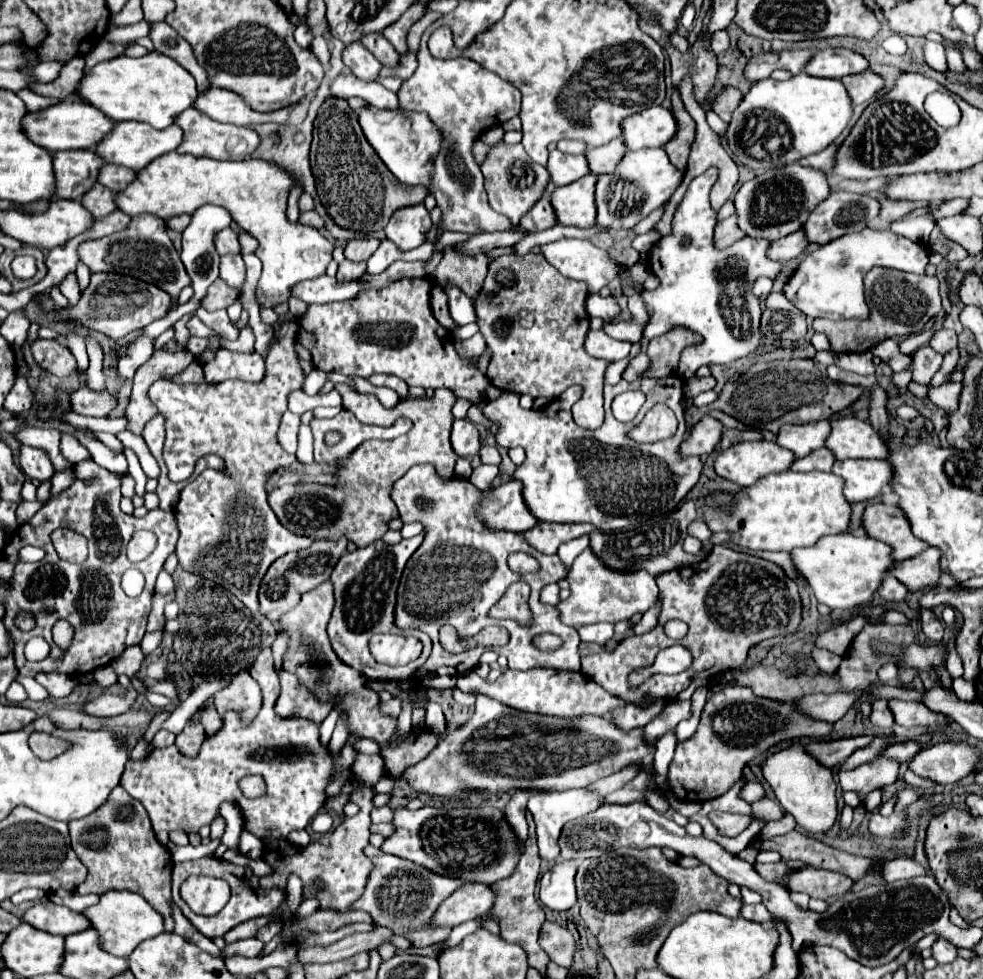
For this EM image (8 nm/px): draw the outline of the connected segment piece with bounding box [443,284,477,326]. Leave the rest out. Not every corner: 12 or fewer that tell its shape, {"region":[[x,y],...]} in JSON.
{"region":[[447,284],[449,312],[457,324],[477,322],[473,300]]}

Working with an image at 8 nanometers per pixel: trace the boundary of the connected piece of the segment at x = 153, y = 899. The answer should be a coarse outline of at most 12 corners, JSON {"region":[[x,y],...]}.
{"region":[[117,786],[71,844],[79,894],[129,890],[171,920],[171,854]]}

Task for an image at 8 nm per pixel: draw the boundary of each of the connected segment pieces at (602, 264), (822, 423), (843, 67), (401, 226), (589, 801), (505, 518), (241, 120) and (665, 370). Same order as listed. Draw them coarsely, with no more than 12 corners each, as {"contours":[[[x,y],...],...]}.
{"contours":[[[589,240],[543,246],[547,262],[597,294],[617,262]],[[829,420],[783,426],[777,444],[803,458],[823,448]],[[847,48],[819,50],[805,72],[843,78],[869,68],[869,60]],[[423,204],[401,208],[385,226],[399,250],[421,246],[431,230]],[[587,790],[535,794],[537,824],[541,860],[559,858],[565,822],[603,804]],[[511,480],[483,494],[489,528],[527,532],[539,520]],[[211,88],[195,108],[217,122],[251,126],[269,122],[237,92]],[[687,328],[651,340],[647,376],[675,374],[683,348],[699,344]]]}

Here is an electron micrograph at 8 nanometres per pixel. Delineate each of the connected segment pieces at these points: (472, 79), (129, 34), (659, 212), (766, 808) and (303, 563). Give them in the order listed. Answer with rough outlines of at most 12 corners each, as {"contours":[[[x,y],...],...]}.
{"contours":[[[433,58],[399,90],[443,132],[443,226],[515,228],[489,206],[471,144],[519,114],[521,92],[473,60]],[[145,20],[131,26],[109,24],[104,38],[125,44],[149,36]],[[657,208],[641,220],[633,230],[637,234],[649,232],[663,216],[663,208]],[[763,796],[753,802],[755,816],[769,820],[779,820],[783,808],[779,802]],[[345,540],[277,558],[261,580],[271,622],[329,580]]]}

